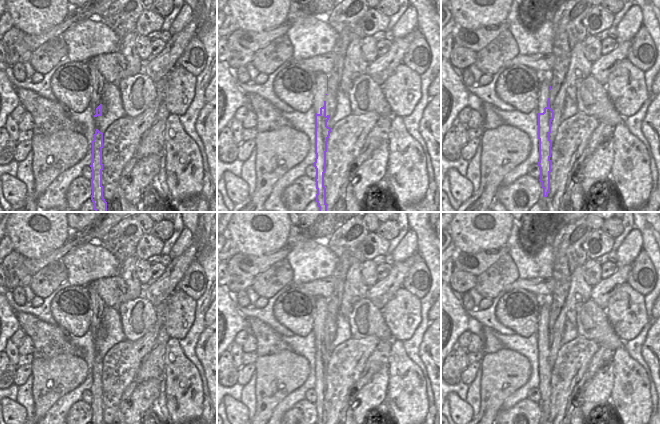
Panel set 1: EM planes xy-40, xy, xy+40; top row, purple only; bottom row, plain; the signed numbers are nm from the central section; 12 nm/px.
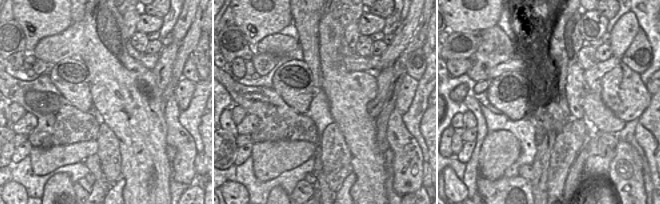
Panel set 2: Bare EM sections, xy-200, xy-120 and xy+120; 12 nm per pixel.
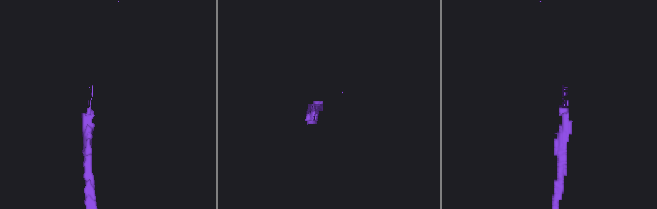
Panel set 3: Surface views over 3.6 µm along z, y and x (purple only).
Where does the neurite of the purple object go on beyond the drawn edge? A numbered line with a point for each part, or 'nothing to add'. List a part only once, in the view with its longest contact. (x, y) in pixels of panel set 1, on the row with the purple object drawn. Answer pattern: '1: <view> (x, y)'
1: xy+40 (544, 91)

